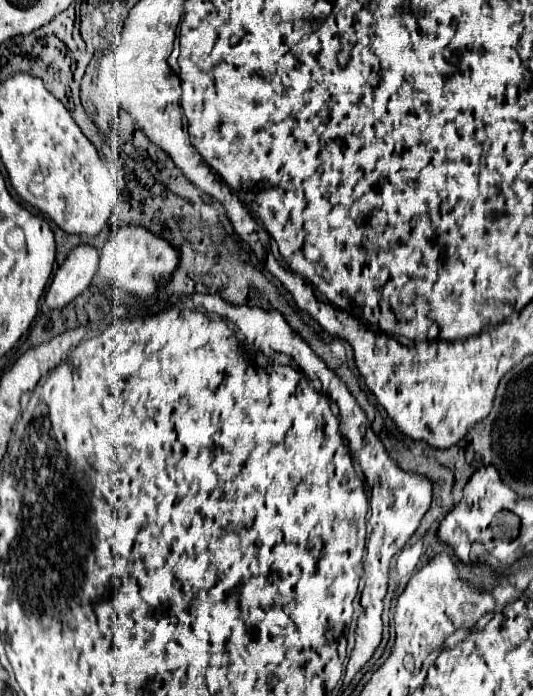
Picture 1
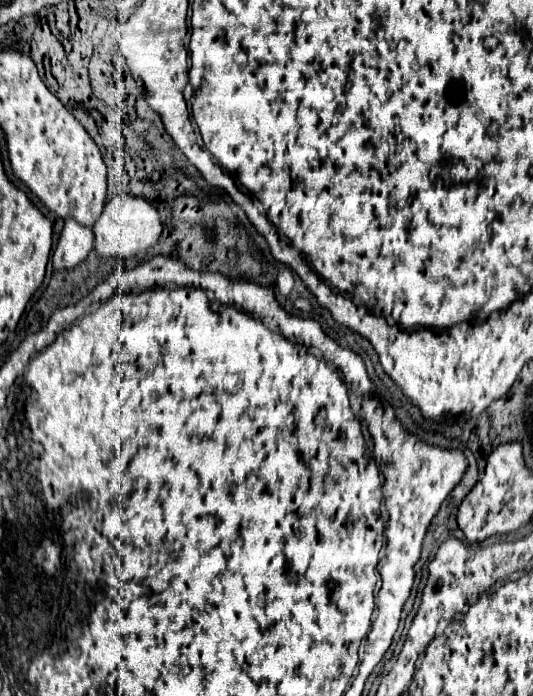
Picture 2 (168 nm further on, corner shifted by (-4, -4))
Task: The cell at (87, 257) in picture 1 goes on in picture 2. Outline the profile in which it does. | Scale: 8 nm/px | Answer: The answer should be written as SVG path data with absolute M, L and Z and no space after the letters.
M66 220L66 226L60 234L58 246L52 256L54 270L66 272L66 270L78 268L80 264L84 264L84 260L88 258L88 254L92 250L94 250L92 228L86 228L86 226L78 224L76 220Z

